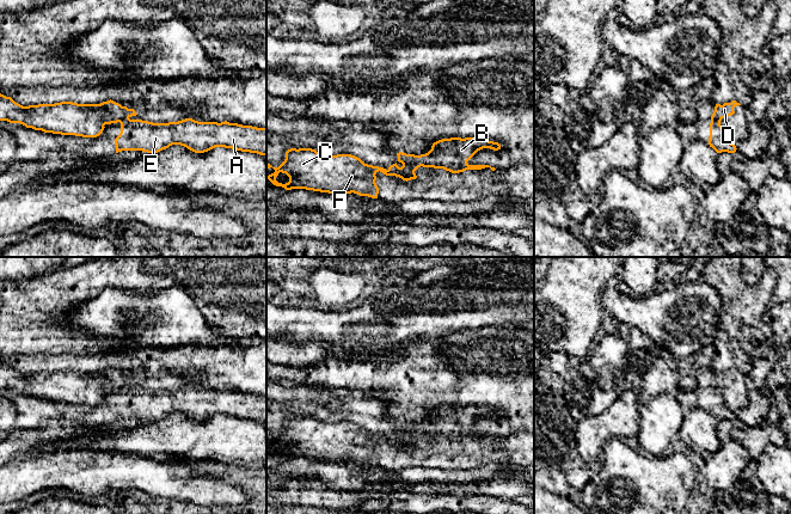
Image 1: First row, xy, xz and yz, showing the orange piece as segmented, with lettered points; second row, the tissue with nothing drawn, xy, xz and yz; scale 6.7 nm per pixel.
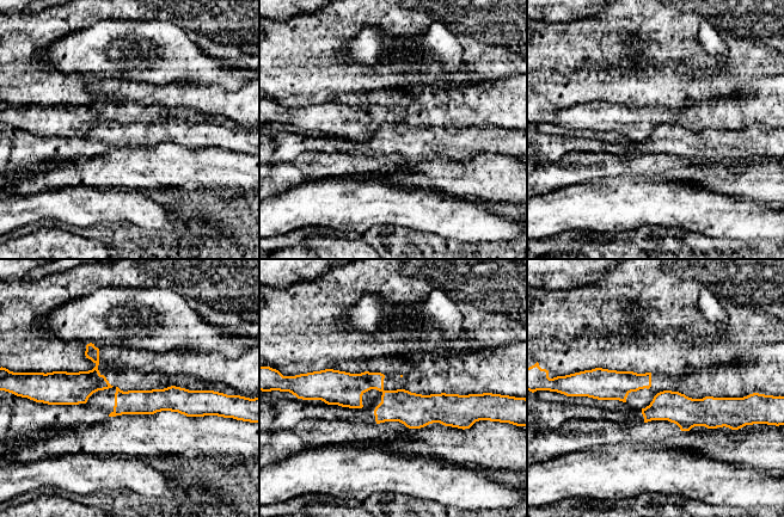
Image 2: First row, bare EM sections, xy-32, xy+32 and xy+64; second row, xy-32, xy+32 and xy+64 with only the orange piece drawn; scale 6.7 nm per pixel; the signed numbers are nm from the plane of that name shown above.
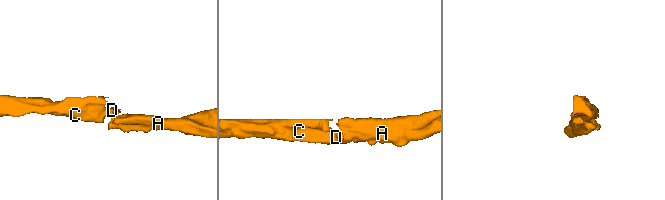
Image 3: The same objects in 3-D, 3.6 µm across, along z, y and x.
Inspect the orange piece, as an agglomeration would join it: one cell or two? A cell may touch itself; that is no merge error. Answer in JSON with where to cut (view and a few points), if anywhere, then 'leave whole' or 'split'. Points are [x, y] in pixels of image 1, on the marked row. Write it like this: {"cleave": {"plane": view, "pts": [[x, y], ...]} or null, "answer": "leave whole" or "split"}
{"cleave": {"plane": "xy", "pts": [[128, 117], [120, 122]]}, "answer": "split"}

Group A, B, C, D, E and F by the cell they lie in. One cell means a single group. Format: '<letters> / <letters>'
A B E / C D F

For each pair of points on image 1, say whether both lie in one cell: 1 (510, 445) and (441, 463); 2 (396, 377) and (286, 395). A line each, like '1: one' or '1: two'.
1: one
2: two

